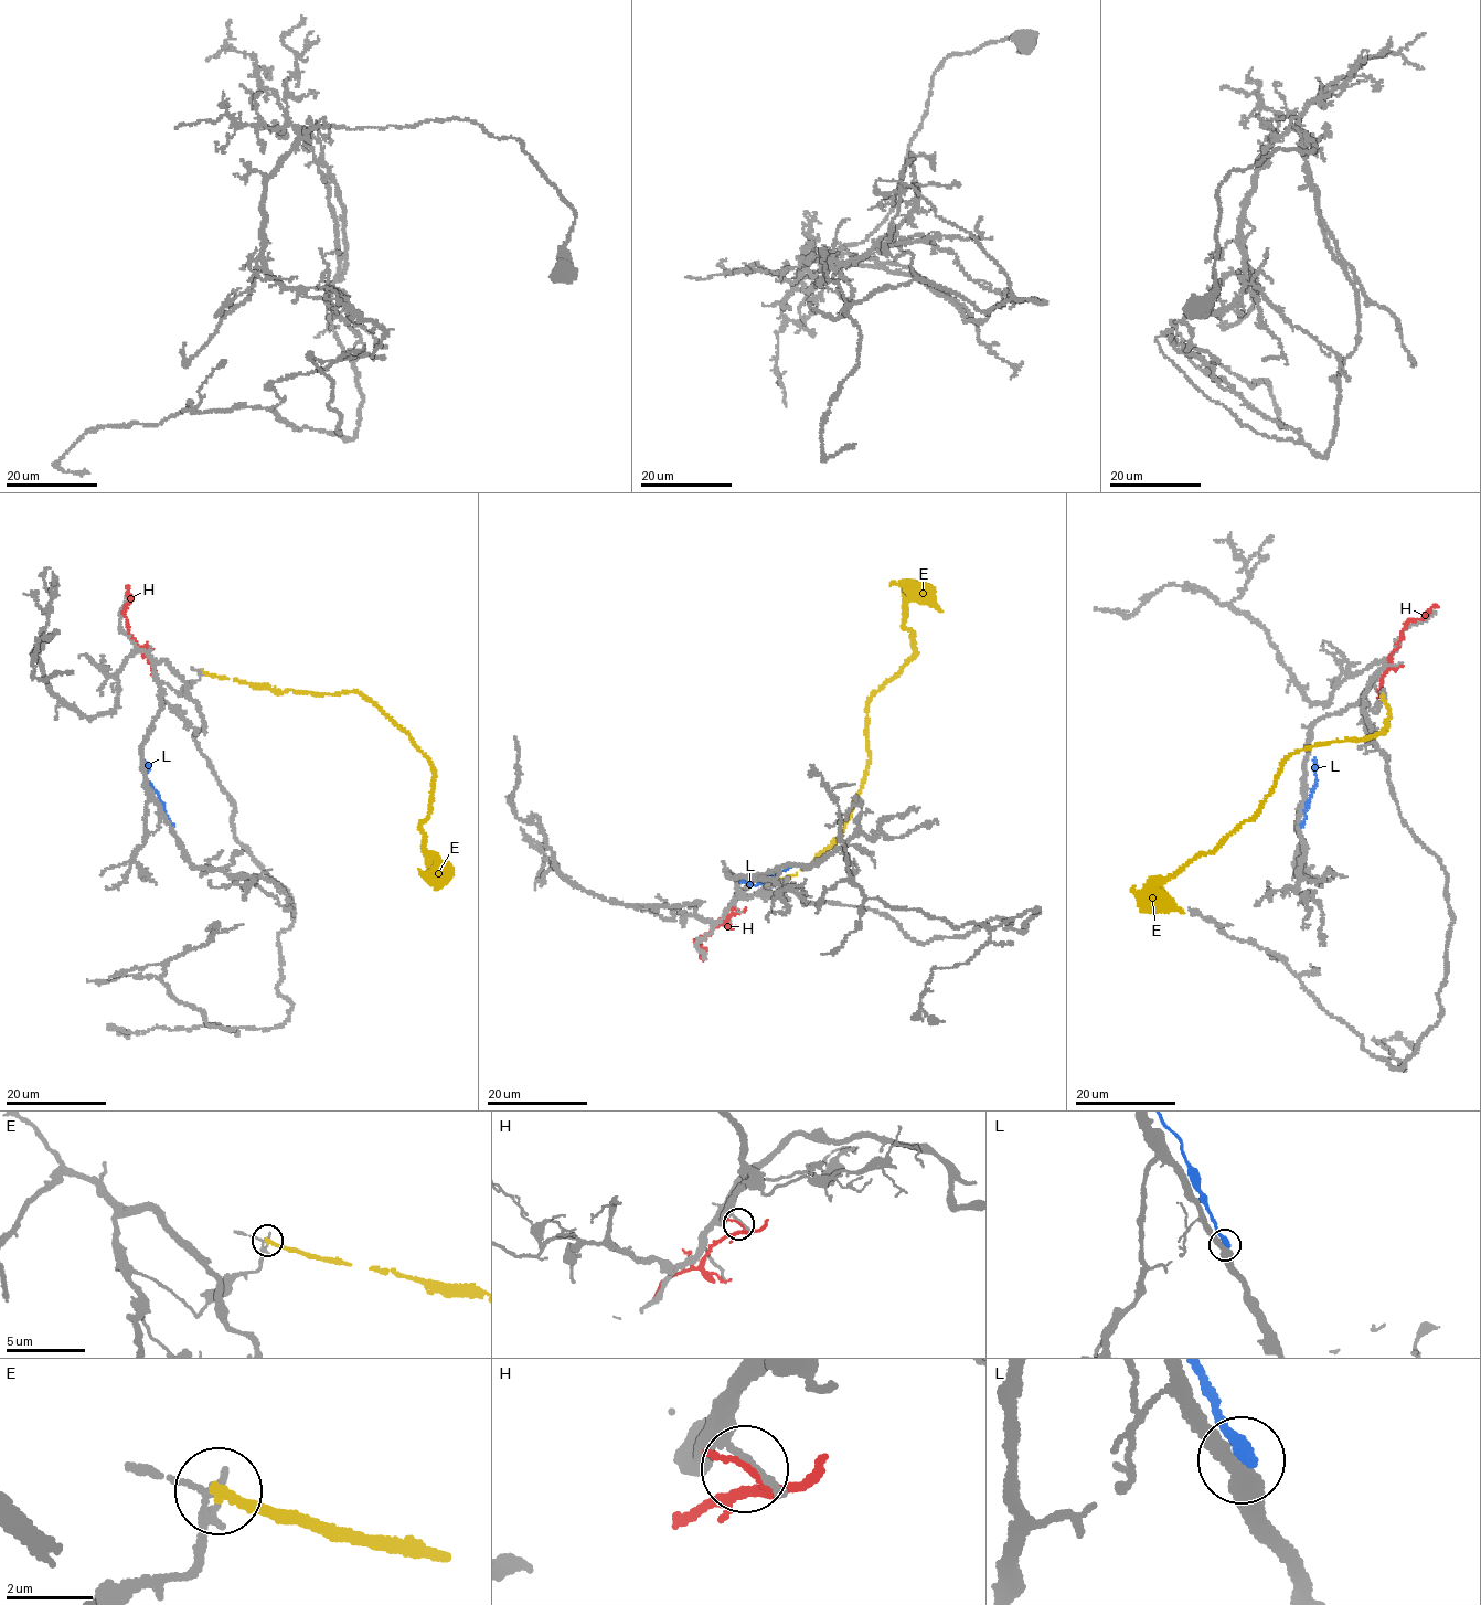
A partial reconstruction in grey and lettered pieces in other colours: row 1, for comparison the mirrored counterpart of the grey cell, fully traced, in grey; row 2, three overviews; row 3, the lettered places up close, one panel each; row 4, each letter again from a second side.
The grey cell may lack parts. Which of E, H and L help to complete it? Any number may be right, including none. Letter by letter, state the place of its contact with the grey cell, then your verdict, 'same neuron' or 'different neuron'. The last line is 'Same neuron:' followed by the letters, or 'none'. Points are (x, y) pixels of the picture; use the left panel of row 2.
E: contact (202, 671); different neuron
H: contact (153, 677); different neuron
L: contact (171, 826); different neuron
Same neuron: none

